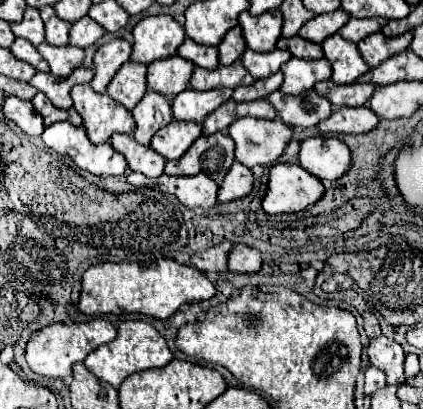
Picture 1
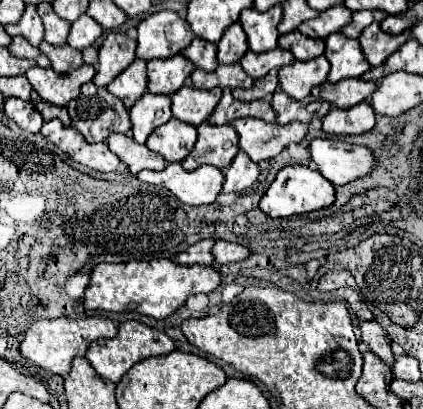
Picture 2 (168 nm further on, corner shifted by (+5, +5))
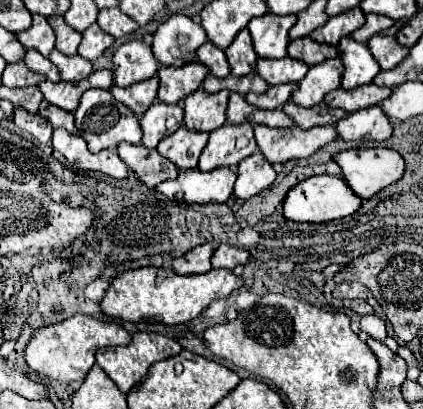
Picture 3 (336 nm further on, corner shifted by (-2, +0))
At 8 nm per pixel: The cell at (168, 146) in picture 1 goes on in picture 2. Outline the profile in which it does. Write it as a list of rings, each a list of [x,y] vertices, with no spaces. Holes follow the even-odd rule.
[[[169,119],[165,125],[157,127],[149,139],[147,147],[167,161],[181,161],[185,159],[197,141],[197,129],[193,125],[181,123],[179,119]]]

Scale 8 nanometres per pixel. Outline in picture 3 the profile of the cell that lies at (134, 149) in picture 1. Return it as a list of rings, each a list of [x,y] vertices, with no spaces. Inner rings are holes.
[[[122,142],[118,146],[118,156],[138,174],[140,182],[144,182],[148,188],[156,188],[160,182],[174,180],[178,176],[178,168],[170,160],[162,158],[156,150],[144,148],[142,144],[134,146]]]

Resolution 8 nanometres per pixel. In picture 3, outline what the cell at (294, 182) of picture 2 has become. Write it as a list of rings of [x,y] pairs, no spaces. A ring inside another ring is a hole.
[[[312,176],[308,180],[302,180],[296,184],[284,200],[284,216],[294,222],[330,222],[330,220],[340,220],[344,216],[354,214],[360,210],[362,200],[346,186],[342,178],[336,176]]]

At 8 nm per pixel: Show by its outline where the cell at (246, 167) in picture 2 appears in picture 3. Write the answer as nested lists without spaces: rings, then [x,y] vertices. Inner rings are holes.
[[[256,150],[252,156],[244,158],[238,164],[238,178],[236,178],[234,194],[242,200],[248,200],[260,194],[262,190],[270,188],[274,180],[276,180],[276,172],[272,164],[260,154],[260,150]]]

